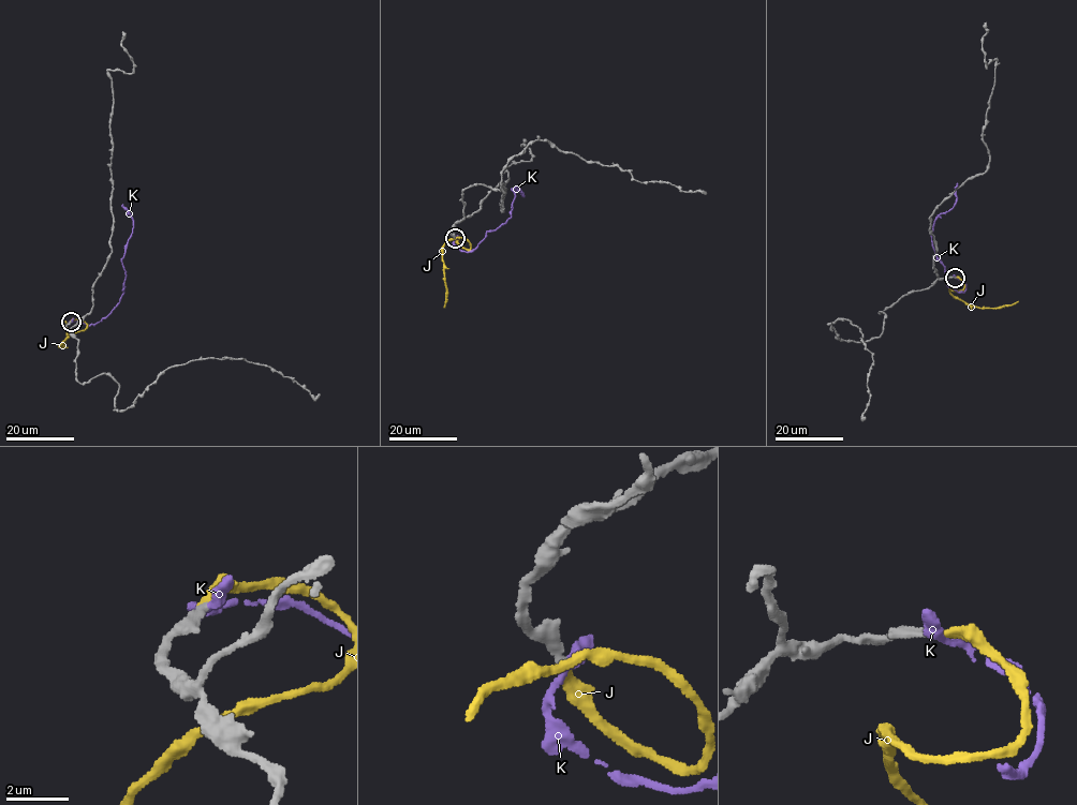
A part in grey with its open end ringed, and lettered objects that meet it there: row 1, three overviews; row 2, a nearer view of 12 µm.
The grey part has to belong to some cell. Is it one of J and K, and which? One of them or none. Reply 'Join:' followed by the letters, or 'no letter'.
Join: J

